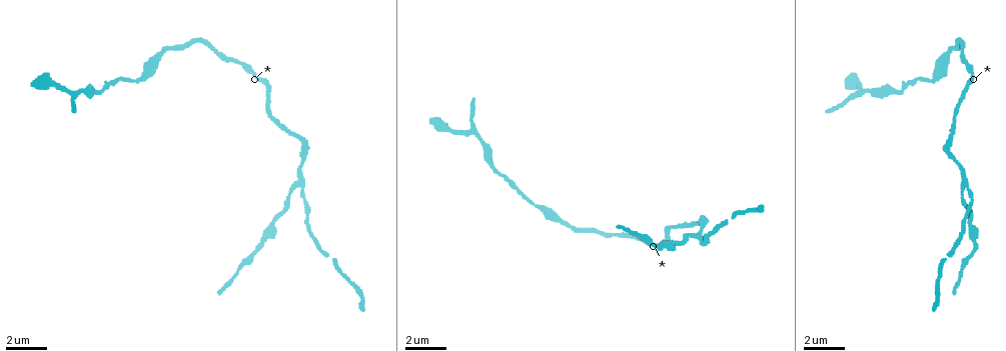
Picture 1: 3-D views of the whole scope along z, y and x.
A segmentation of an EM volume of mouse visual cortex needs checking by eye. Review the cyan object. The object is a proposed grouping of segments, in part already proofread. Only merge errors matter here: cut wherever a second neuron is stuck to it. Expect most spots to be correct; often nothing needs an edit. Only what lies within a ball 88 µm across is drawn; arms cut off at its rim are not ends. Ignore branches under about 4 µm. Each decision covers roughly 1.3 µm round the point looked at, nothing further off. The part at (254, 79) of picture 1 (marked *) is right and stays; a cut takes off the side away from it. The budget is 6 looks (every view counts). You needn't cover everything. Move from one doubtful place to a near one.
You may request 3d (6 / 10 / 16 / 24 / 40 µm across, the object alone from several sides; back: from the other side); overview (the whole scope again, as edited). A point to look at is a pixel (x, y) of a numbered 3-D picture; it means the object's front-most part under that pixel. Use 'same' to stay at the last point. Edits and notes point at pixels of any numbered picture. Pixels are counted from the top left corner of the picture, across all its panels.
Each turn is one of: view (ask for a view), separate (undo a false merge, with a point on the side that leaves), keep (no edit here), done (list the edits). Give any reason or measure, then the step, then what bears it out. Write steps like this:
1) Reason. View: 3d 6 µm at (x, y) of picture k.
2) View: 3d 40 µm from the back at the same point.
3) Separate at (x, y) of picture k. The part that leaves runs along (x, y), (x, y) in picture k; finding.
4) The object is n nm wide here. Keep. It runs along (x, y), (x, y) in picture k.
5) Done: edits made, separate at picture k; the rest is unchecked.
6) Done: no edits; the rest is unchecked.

Calibre changes. View: 3d 16 µm at (939, 74) of picture 1.

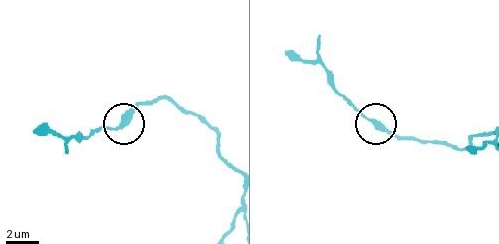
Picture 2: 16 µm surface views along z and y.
Keep. It runs along (206, 126), (167, 101), (151, 99), (118, 125), (92, 128) in picture 2; all the same neuron.

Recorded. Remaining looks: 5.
Thin neck. View: 3d 10 µm at (863, 93) of picture 1.

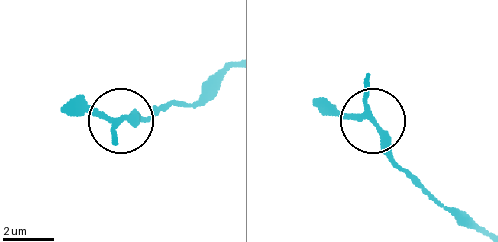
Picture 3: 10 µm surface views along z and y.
The object is 230 nm wide here. Keep. It runs along (476, 230), (398, 162), (373, 123), (317, 106) in picture 3; continuous, no second neuron.

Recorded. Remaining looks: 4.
Two arms in line, one across. View: 3d 16 µm at (697, 239) of picture 1.

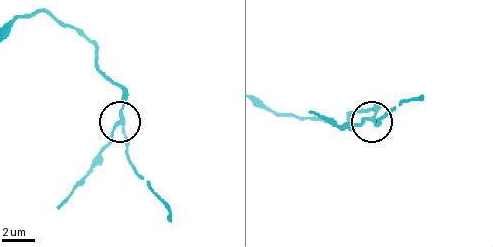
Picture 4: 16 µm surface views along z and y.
View: 3d 16 µm from the back at the same point.

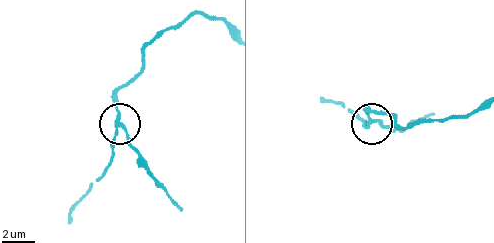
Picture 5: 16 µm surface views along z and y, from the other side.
The side arm is 7 µm long. Separate at (130, 145) of picture 5. The part that leaves runs along (119, 125), (142, 168), (180, 211) in picture 5; two neurons meet here.

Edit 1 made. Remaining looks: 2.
Done: edits made, separate at picture 5; the rest is unchecked.

